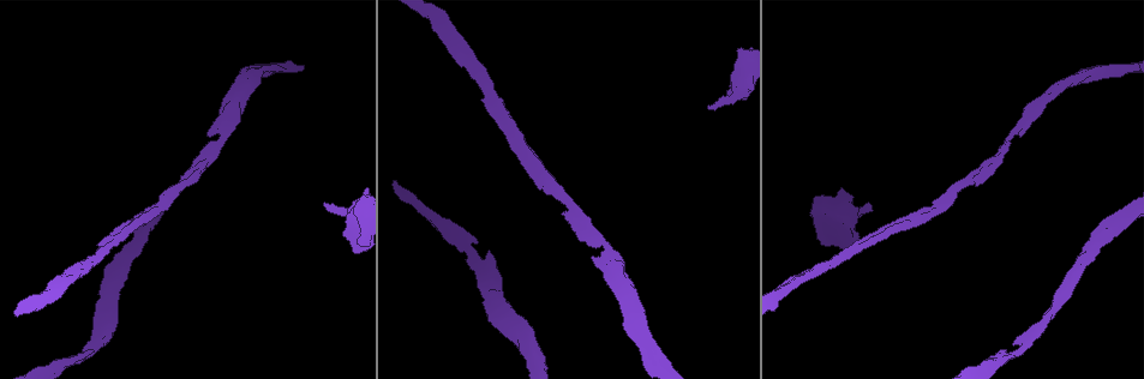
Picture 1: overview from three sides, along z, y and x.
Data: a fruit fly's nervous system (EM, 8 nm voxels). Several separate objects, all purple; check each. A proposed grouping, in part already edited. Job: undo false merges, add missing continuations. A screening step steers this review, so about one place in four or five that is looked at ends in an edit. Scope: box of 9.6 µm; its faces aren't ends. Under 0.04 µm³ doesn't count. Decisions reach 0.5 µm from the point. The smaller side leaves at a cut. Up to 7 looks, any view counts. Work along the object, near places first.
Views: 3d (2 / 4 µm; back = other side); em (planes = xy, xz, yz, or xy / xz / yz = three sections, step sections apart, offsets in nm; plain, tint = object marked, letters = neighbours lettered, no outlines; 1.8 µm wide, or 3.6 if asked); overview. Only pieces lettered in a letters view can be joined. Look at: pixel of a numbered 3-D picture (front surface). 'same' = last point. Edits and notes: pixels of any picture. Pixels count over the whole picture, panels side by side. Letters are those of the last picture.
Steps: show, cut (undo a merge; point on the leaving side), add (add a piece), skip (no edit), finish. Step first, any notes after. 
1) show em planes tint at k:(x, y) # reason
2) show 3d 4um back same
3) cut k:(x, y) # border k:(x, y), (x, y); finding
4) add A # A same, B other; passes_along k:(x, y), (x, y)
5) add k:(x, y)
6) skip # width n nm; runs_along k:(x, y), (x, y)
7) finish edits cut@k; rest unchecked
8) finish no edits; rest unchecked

show em xz step 4 tint at 1:(325, 204) # branch stops here

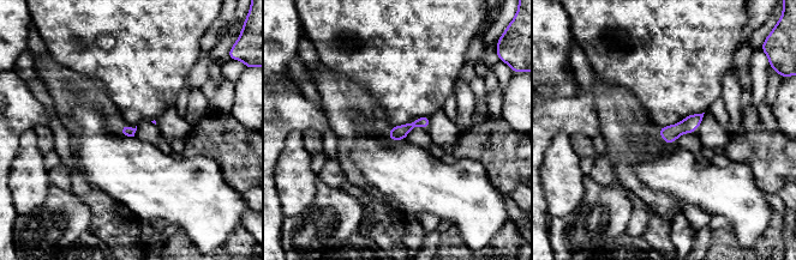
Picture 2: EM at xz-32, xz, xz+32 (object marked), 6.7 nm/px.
show em planes letters same

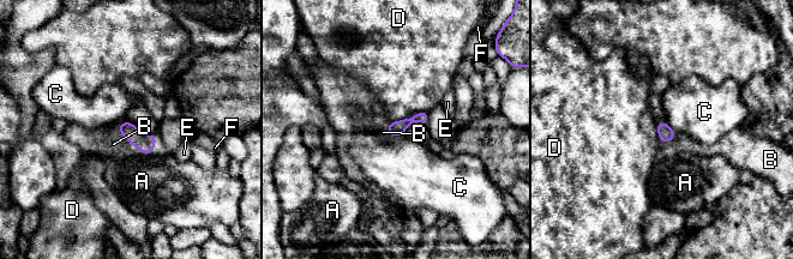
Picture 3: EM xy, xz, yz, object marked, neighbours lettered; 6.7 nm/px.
add B # A other, B same, C other, D other, E other, F other; passes_along 3:(666, 133), (673, 137), (682, 143); it goes on there

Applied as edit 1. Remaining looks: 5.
show 3d 4um at 1:(361, 244)

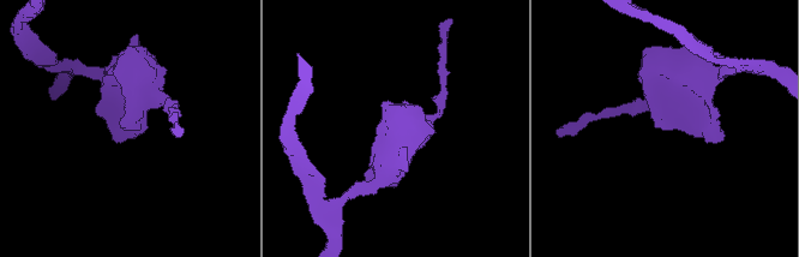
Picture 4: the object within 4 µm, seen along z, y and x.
show em yz step 8 letters at 4:(661, 128) # need the tissue

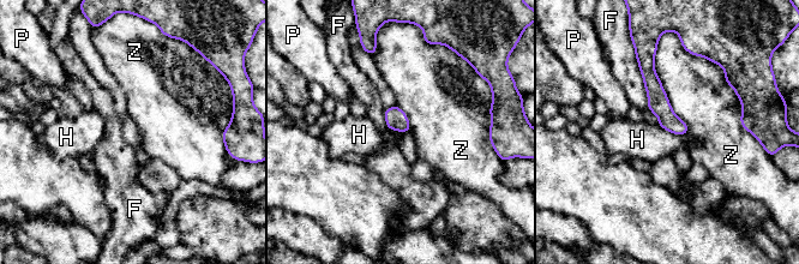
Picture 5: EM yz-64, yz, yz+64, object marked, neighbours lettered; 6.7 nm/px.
skip # longest_contact Z 600 nm; F other, H other, P other, Z other; border 5:(659, 125), (673, 133), (686, 134); no lettered piece goes on from it

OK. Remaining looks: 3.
show 3d 4um back at 1:(1085, 263) # free end

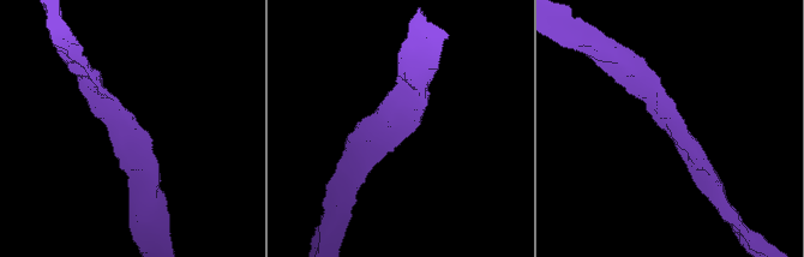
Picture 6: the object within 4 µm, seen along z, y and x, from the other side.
show em planes letters at 6:(143, 130)

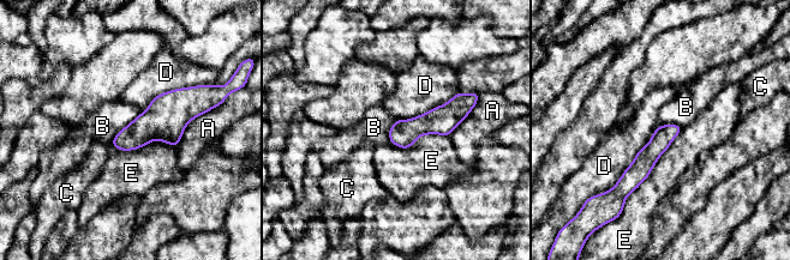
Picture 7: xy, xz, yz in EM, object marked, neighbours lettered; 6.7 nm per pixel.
skip # longest_contact E 650 nm; A other, B other, C other, D other, E other; none of them fits

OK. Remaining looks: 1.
finish edits add@3; rest unchecked

